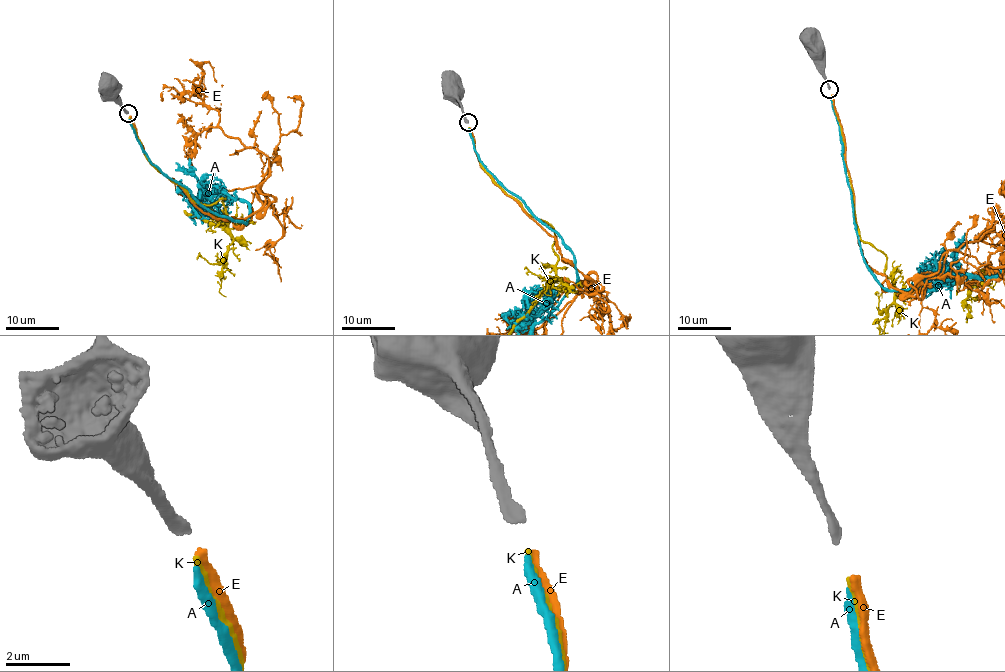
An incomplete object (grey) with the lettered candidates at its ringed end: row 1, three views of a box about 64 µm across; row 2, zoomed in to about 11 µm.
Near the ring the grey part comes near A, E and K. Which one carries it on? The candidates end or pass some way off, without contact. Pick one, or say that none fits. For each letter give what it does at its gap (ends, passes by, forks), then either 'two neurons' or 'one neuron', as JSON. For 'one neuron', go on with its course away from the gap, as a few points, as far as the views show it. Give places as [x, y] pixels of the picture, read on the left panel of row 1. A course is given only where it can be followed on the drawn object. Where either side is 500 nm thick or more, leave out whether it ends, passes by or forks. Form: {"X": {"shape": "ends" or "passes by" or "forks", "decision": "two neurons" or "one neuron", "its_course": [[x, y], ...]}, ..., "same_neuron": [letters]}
{"A": {"shape": "ends", "decision": "two neurons"}, "E": {"shape": "ends", "decision": "one neuron"}, "K": {"shape": "ends", "decision": "two neurons"}, "same_neuron": ["E"]}

